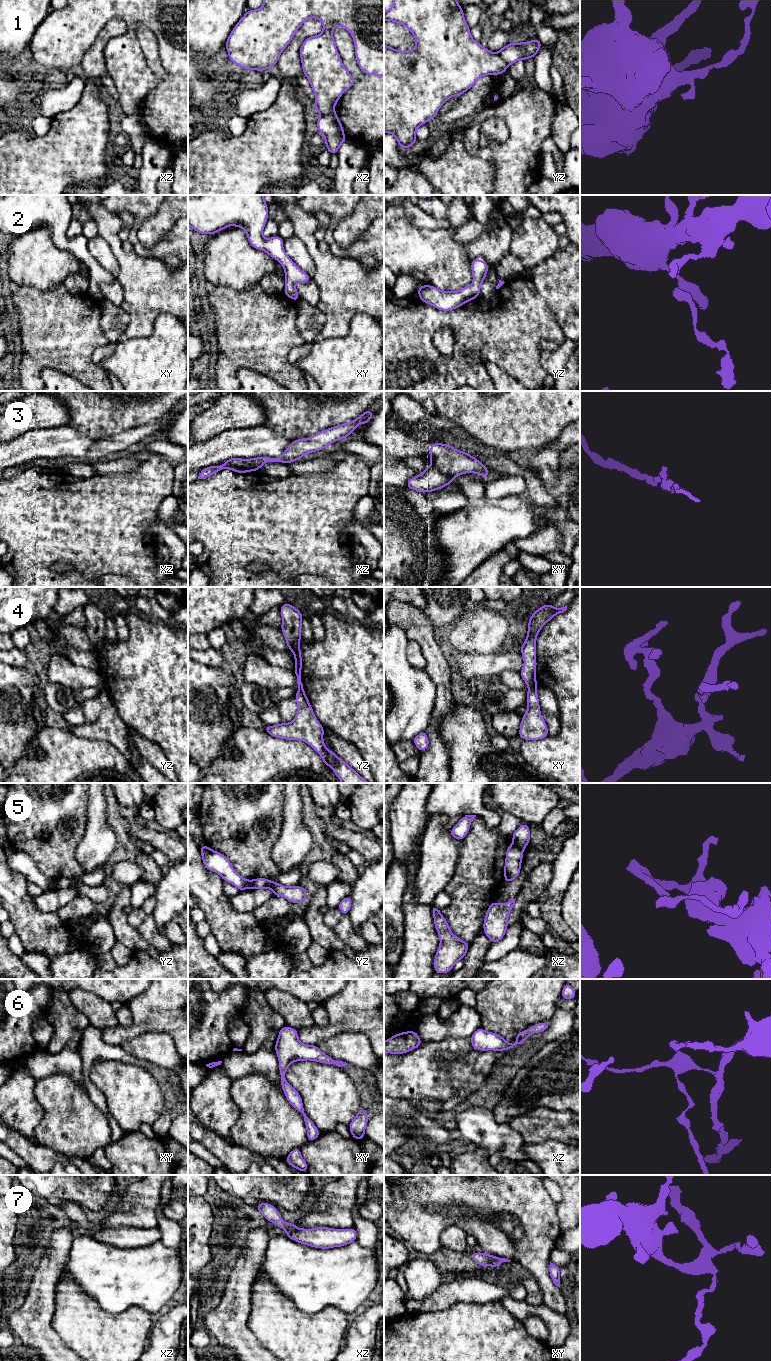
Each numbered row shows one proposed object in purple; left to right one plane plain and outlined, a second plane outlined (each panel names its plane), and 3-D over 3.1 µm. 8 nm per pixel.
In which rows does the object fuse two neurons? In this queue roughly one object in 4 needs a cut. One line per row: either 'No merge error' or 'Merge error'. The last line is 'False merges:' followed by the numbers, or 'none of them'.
1: Merge error
2: No merge error
3: Merge error
4: No merge error
5: Merge error
6: No merge error
7: No merge error
False merges: 1, 3, 5

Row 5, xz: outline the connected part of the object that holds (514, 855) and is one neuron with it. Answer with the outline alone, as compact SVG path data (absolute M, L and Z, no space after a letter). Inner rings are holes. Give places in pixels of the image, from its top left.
M515 842L509 845L506 851L504 865L504 882L511 882L516 879L521 871L523 859L523 849L519 848Z

